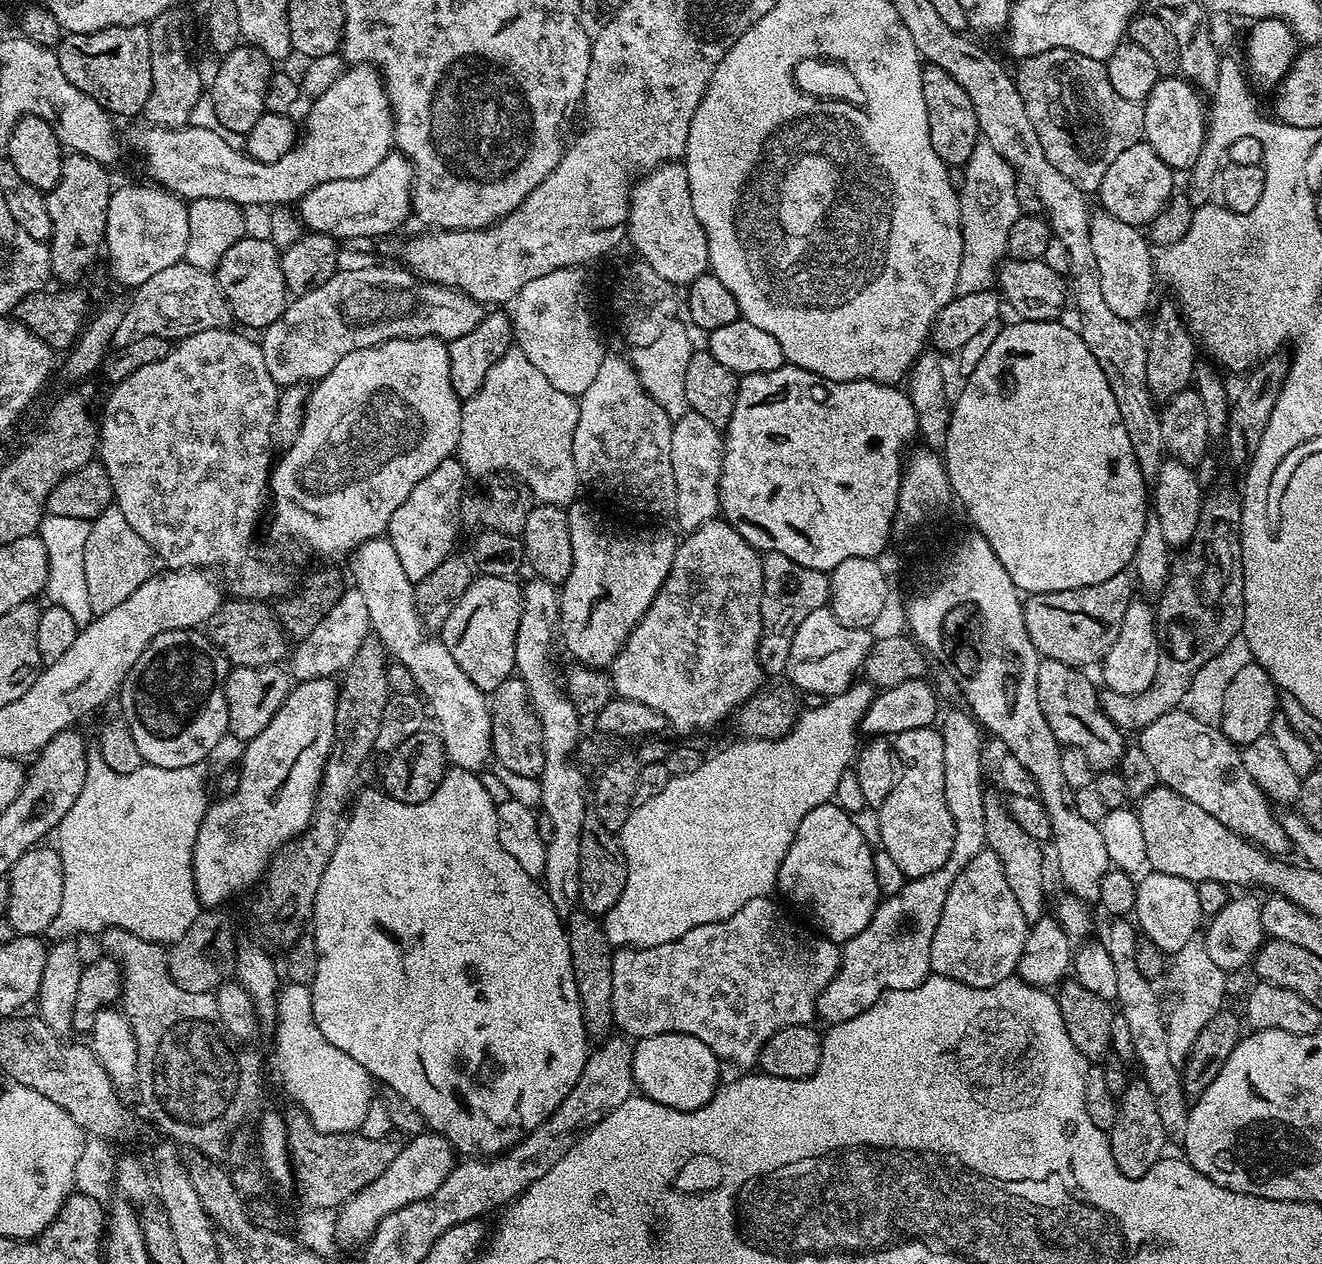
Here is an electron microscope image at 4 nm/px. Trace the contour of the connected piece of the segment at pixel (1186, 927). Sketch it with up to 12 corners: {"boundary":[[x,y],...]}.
{"boundary":[[1149,871],[1135,885],[1143,939],[1175,954],[1202,926],[1196,884]]}

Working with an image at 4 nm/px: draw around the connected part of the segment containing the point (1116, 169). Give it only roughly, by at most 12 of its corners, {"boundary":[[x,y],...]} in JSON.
{"boundary":[[1147,142],[1122,150],[1099,207],[1151,225],[1174,195],[1173,169]]}

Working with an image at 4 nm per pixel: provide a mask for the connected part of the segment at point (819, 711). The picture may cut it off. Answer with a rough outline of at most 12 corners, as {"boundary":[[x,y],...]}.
{"boundary":[[878,693],[668,779],[618,833],[617,949],[674,942],[777,887]]}

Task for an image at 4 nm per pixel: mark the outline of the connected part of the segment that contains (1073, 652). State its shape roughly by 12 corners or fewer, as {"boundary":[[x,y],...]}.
{"boundary":[[1134,580],[1034,592],[1024,626],[1046,660],[1087,669],[1118,639]]}

